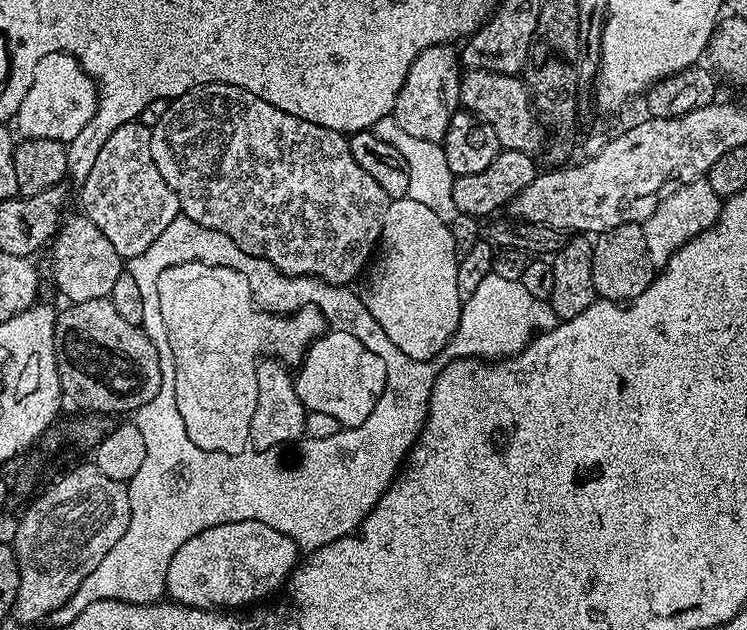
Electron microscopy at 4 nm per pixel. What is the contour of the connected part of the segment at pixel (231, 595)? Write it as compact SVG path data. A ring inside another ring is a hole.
M246 520L242 524L226 522L218 530L207 528L194 534L190 542L182 542L182 546L178 546L174 558L170 558L170 570L166 570L164 590L169 601L191 608L240 610L245 606L255 605L263 596L268 596L279 588L281 591L297 563L296 543L286 534L274 530L274 526L266 526L266 522L253 520Z

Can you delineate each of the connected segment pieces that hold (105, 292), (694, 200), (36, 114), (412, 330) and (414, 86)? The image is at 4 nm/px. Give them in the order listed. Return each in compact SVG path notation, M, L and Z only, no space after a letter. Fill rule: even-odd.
M77 214L73 220L65 219L51 241L51 248L52 276L56 279L61 294L65 296L65 301L77 304L113 295L111 292L120 280L122 259L105 234L85 215Z
M707 179L689 180L676 186L676 189L659 205L653 207L650 218L643 222L646 234L646 250L650 250L650 262L663 266L687 240L692 240L706 229L714 227L720 216L722 198L710 190Z
M55 52L46 54L46 58L38 62L34 82L30 82L30 90L26 90L22 106L18 106L14 128L21 137L29 140L54 138L67 146L86 127L86 122L97 115L96 81L86 74L86 70L82 70L80 61L75 60L69 52Z
M403 196L400 200L393 200L388 205L386 210L385 222L381 228L381 234L378 243L378 251L375 253L374 259L370 264L370 271L367 273L368 280L366 280L365 301L370 310L370 314L374 321L382 326L383 331L388 338L397 340L397 342L406 343L408 340L418 340L416 337L416 314L438 314L444 318L459 318L462 298L458 294L458 286L456 285L456 258L454 252L454 240L451 237L451 230L449 228L449 221L445 220L438 214L434 214L434 210L430 210L430 206L425 206L422 202L414 202L414 198Z
M435 44L422 50L410 66L402 88L398 90L398 98L392 107L392 115L414 138L422 138L426 142L440 144L446 134L446 126L450 118L461 107L460 77L462 65L458 52L452 44Z

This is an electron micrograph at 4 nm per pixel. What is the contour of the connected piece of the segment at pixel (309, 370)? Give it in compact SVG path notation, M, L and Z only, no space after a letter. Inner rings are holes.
M331 329L311 346L295 373L298 398L308 404L375 404L384 383L383 365L356 344L348 331Z

